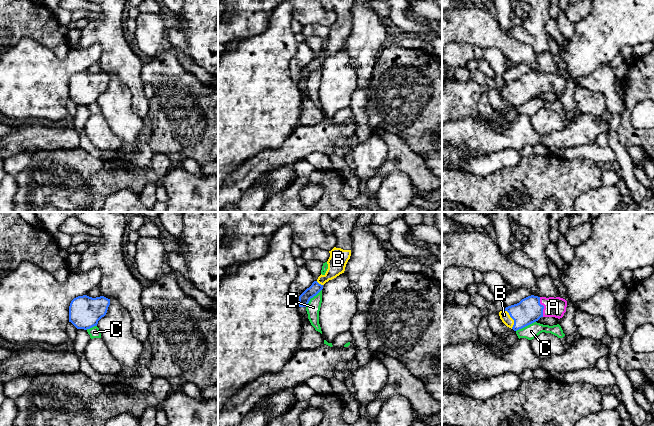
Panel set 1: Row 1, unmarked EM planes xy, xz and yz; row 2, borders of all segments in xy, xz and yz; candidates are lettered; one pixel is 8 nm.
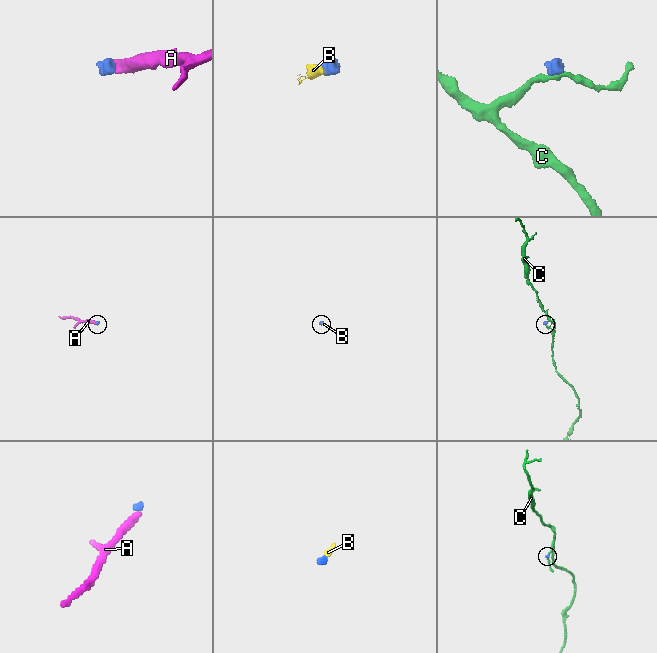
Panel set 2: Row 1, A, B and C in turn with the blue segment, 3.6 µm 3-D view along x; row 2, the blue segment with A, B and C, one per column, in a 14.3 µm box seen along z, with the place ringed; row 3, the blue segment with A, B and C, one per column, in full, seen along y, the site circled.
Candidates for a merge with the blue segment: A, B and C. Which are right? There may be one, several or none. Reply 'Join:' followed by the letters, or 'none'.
Join: A, B

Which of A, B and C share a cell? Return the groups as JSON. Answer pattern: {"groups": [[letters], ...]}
{"groups": [["A", "B"], ["C"]]}

